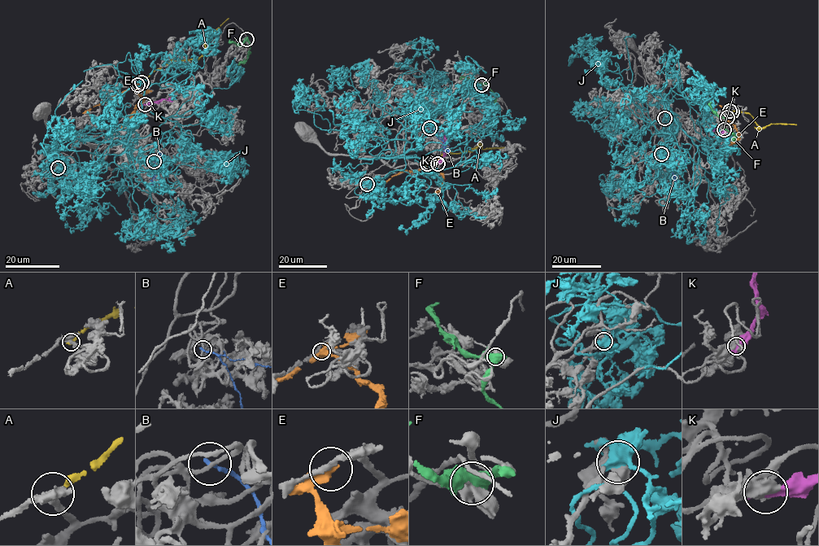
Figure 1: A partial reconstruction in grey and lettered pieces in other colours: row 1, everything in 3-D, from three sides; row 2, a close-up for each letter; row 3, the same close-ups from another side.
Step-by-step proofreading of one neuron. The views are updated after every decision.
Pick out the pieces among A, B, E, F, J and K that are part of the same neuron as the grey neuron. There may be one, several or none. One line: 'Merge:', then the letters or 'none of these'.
Merge: none of these

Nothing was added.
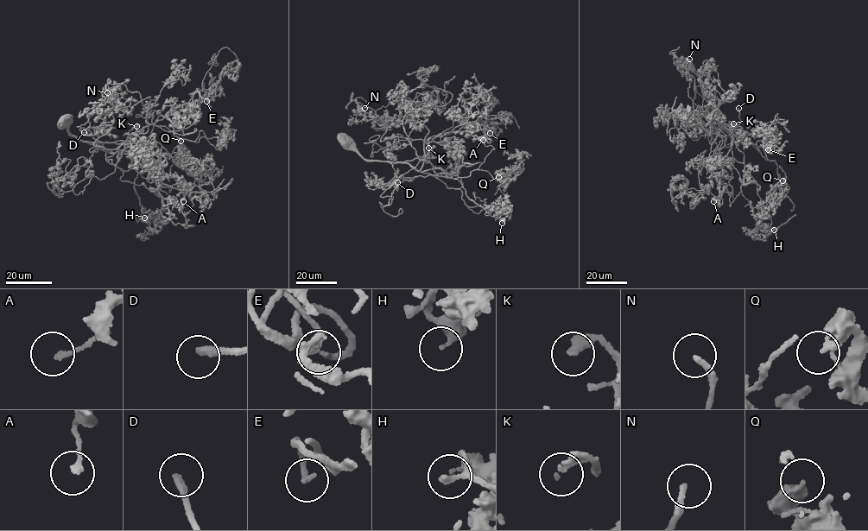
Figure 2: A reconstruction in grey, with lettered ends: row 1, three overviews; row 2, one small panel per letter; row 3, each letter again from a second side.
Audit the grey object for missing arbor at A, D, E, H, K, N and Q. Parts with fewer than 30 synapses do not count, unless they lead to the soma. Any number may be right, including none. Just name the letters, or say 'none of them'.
D, K, N

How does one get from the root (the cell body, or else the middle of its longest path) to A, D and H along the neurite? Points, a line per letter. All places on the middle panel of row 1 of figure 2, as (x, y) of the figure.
A: (345, 141), (364, 159), (410, 164), (421, 172), (440, 169), (454, 180), (469, 175), (494, 149), (483, 140)
D: (345, 141), (364, 159), (410, 164), (421, 172), (440, 169), (449, 178), (418, 175), (397, 182)
H: (345, 141), (367, 160), (410, 164), (421, 172), (440, 169), (490, 215), (506, 212), (502, 223)

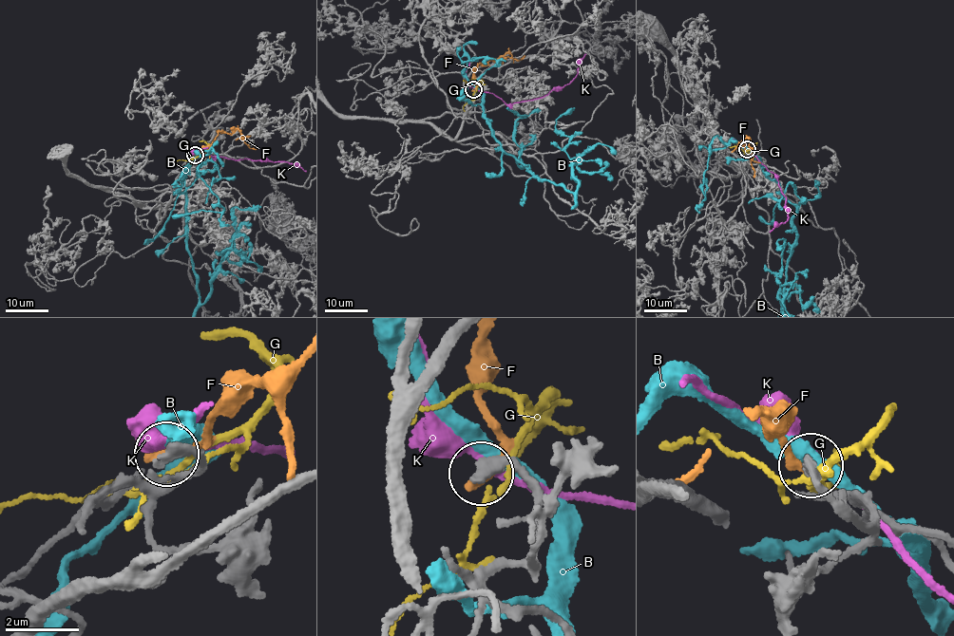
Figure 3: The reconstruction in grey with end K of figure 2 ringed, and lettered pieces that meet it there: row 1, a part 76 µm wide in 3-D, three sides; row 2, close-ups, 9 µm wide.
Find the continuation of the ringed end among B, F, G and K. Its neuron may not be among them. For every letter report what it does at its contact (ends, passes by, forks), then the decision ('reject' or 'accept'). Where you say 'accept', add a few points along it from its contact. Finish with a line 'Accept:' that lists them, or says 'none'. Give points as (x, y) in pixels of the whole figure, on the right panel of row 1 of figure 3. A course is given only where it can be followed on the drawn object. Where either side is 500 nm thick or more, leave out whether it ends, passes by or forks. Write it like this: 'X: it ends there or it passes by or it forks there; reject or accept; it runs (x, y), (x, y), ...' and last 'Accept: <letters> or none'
B: it passes by; reject
F: it ends there; reject
G: it passes by; reject
K: it passes by; reject
Accept: none

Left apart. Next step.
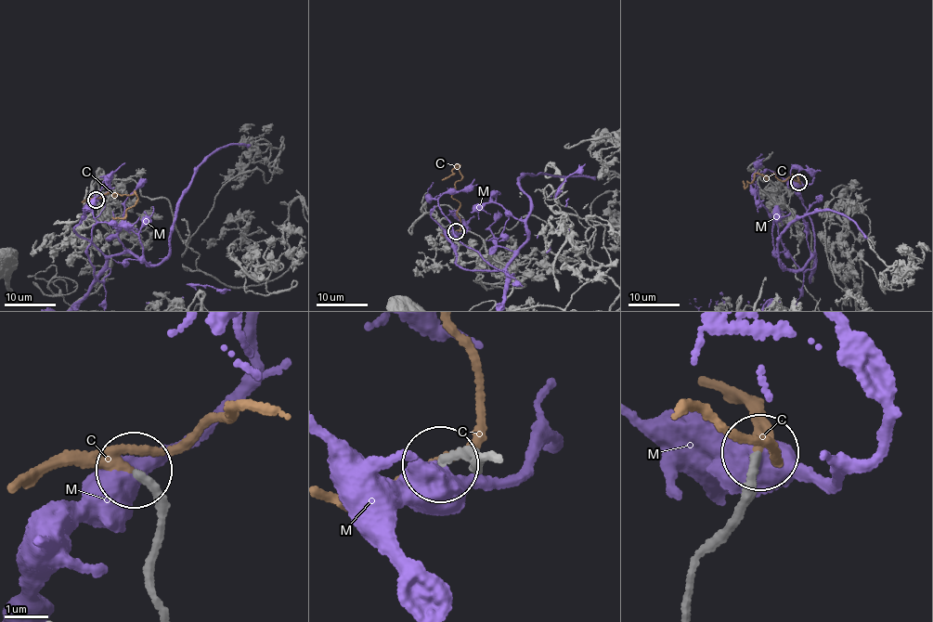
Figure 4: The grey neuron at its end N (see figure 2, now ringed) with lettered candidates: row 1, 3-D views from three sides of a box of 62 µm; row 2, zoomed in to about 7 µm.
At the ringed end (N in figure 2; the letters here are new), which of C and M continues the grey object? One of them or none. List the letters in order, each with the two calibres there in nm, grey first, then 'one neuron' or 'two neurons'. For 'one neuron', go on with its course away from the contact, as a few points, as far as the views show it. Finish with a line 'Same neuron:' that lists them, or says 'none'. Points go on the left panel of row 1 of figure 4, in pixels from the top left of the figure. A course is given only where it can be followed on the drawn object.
C: 200 nm thick on the grey side, 200 nm on the other; one neuron; it runs (96, 200), (110, 192), (122, 196), (135, 192), (135, 205), (126, 210), (123, 218), (112, 217)
M: 220 nm thick on the grey side, 550 nm on the other; two neurons
Same neuron: C

